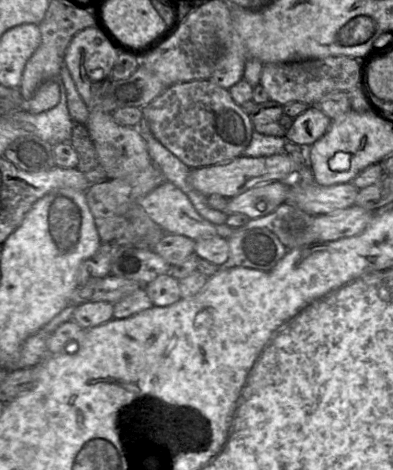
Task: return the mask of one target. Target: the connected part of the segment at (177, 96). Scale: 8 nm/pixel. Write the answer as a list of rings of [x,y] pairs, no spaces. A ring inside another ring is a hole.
[[[209,79],[167,87],[141,109],[154,138],[190,169],[228,162],[242,156],[254,132],[250,116],[234,102],[229,90]]]

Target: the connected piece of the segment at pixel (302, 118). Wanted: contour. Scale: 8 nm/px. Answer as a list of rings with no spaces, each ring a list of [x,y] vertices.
[[[309,106],[293,119],[291,127],[285,131],[285,138],[301,147],[310,147],[327,132],[331,122],[317,106]]]

